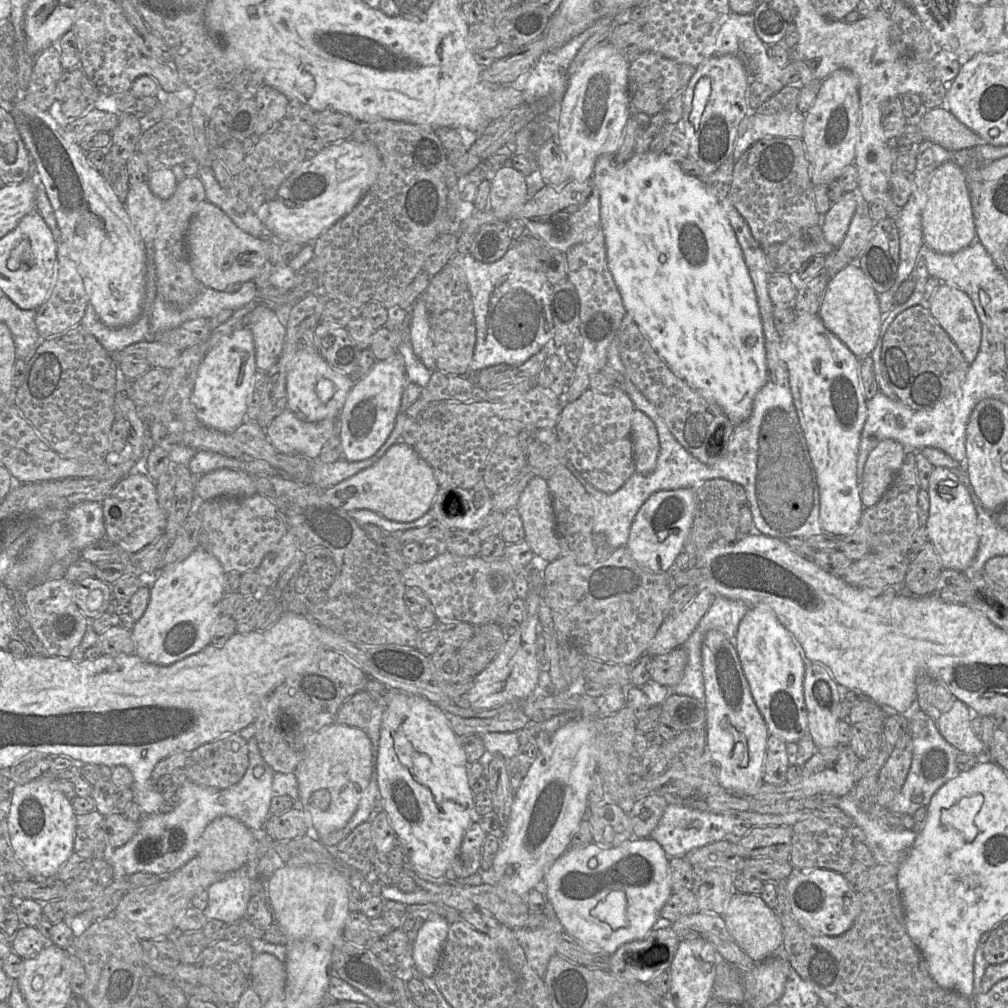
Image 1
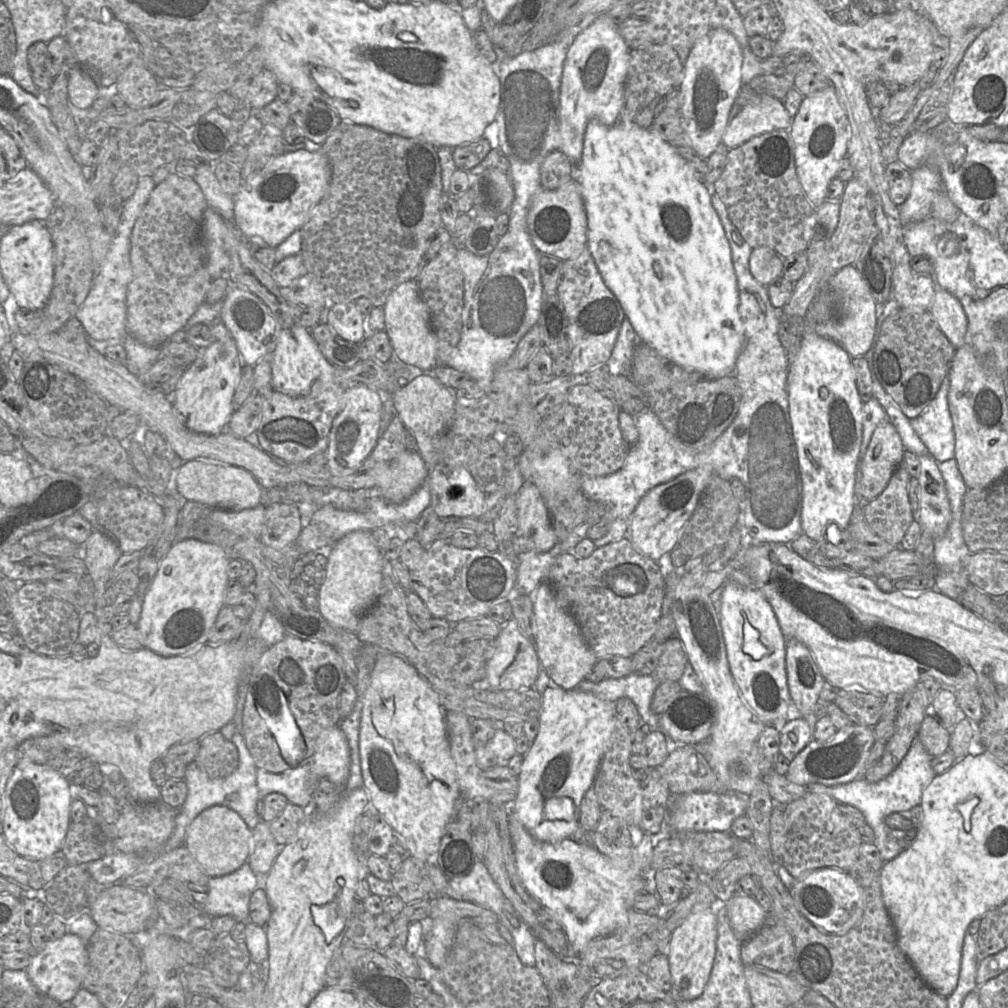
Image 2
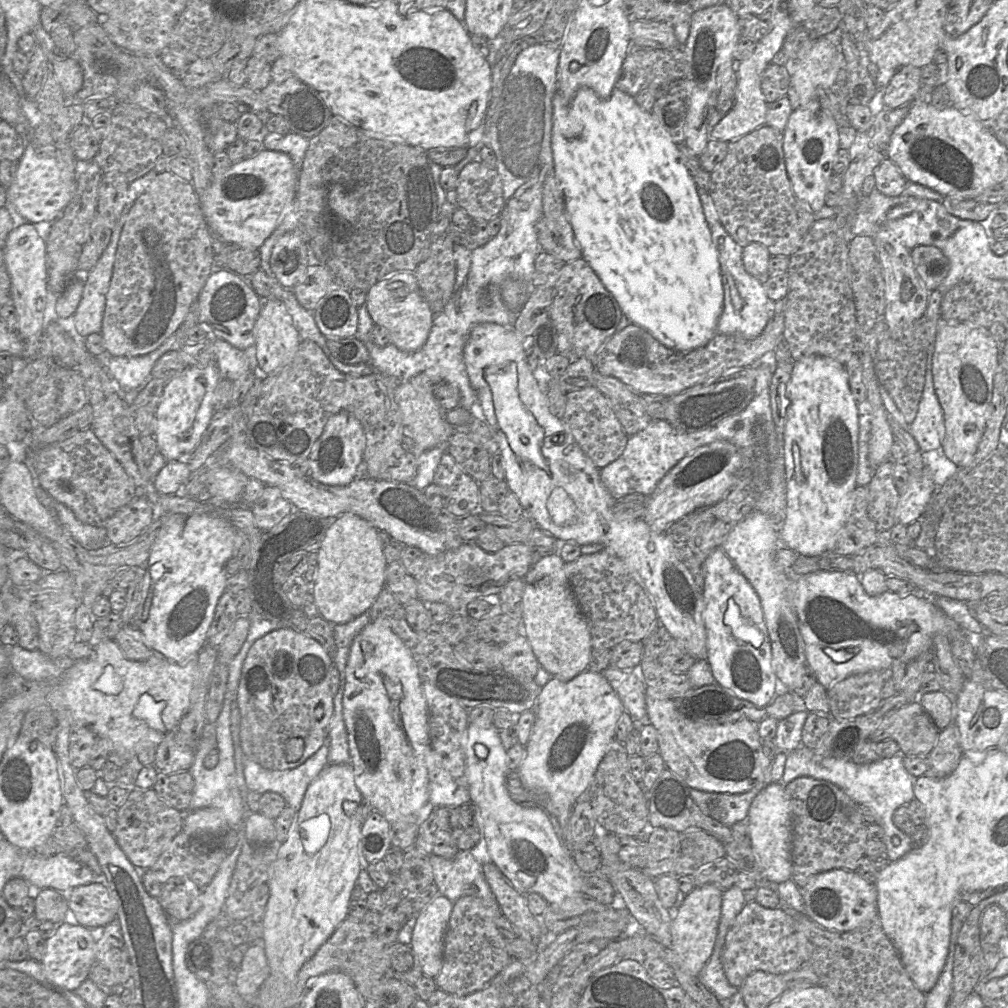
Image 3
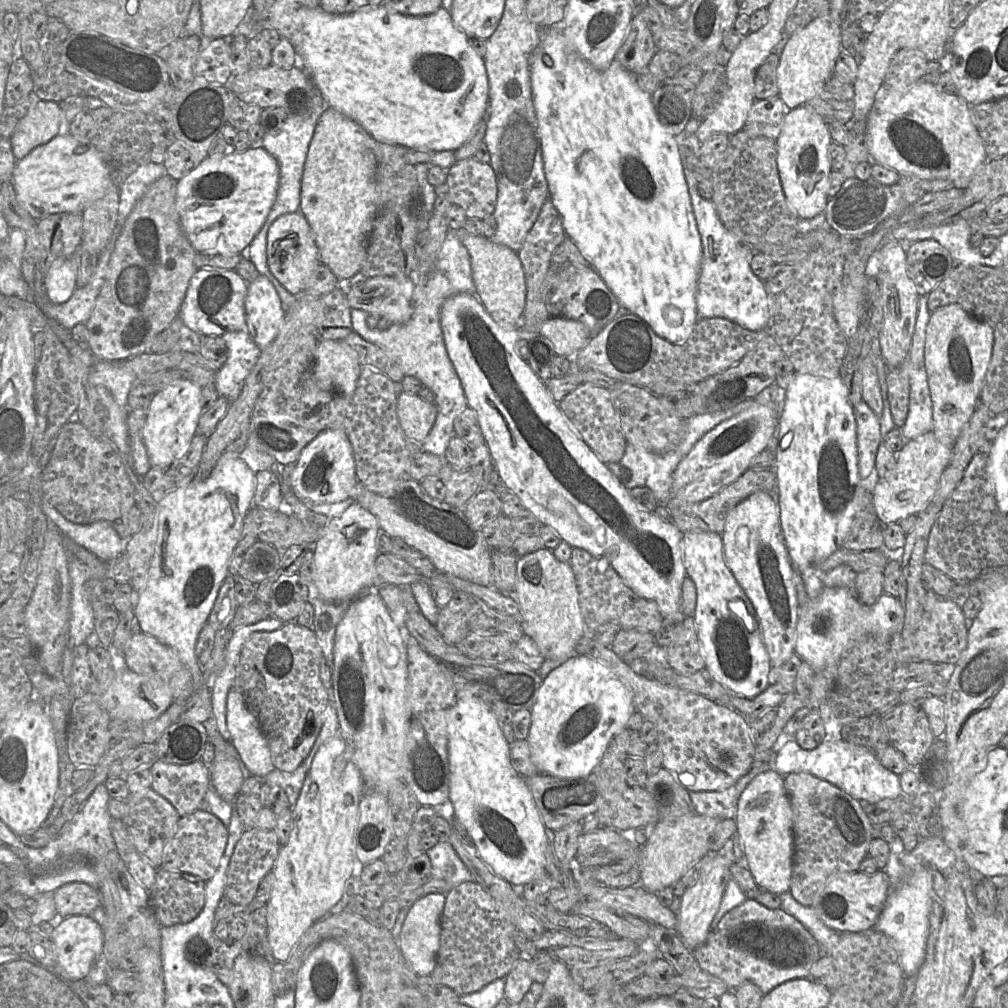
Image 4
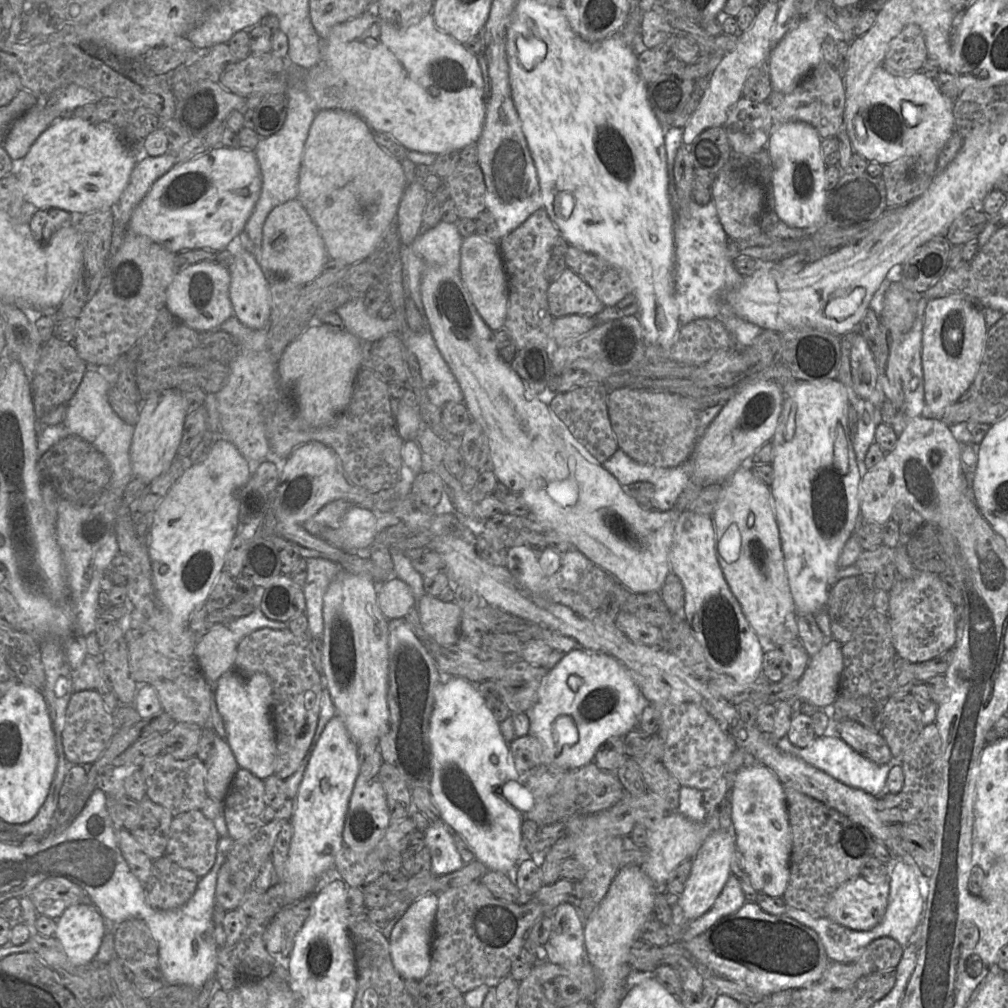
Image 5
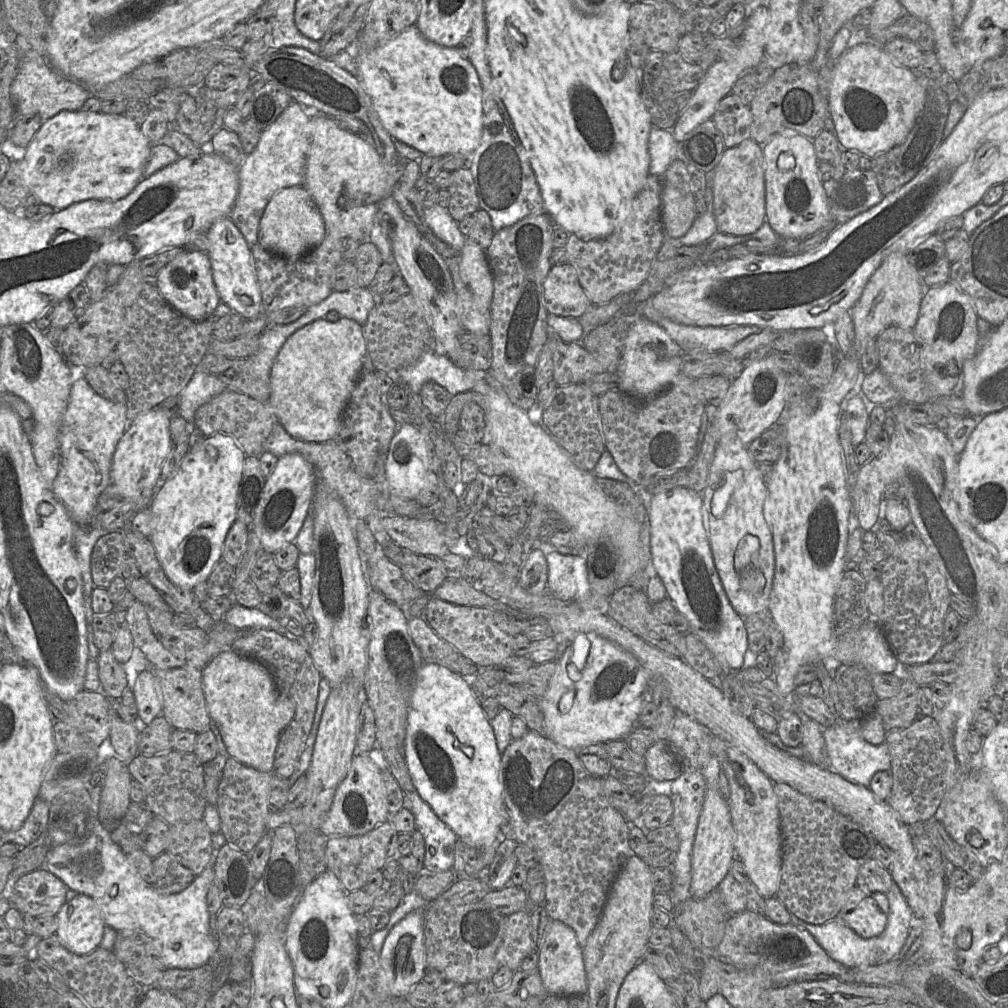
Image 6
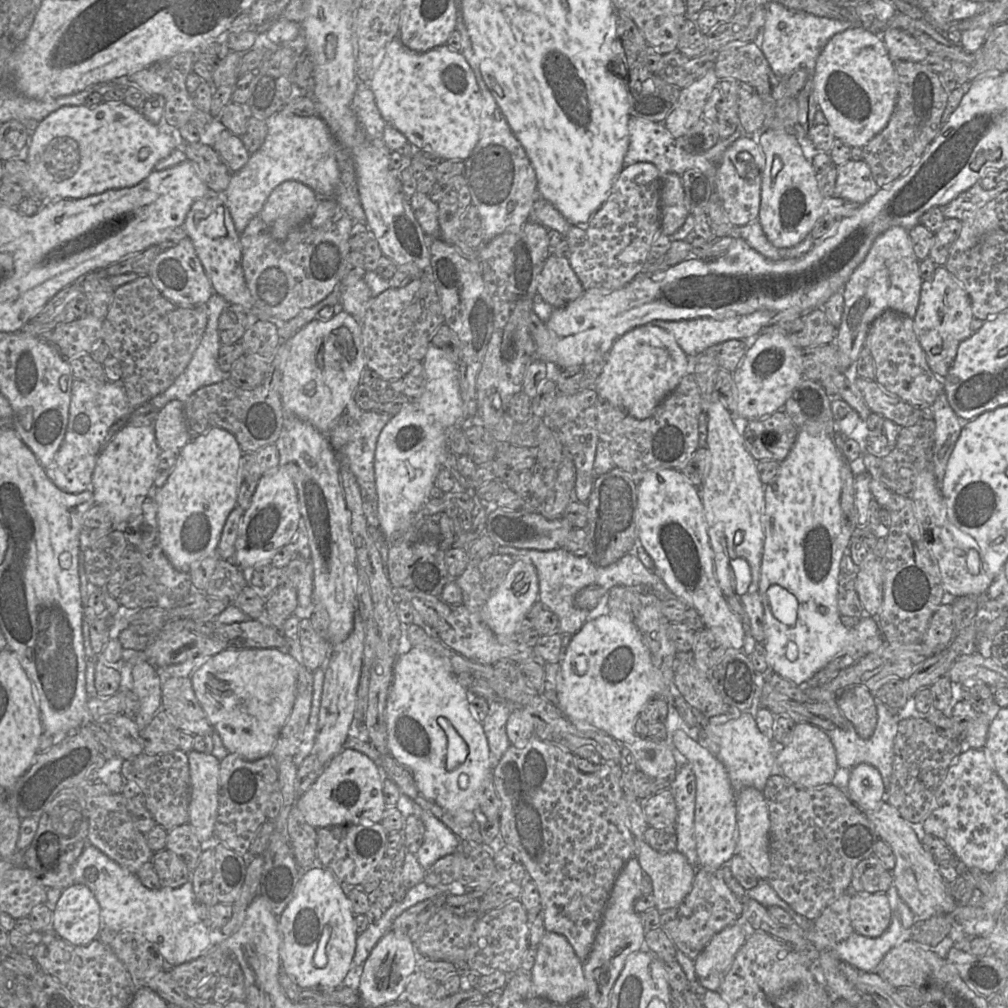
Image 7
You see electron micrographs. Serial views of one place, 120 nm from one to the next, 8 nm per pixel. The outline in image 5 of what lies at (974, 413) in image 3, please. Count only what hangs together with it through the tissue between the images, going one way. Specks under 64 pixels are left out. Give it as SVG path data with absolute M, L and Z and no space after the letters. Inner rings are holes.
M959 295L926 302L922 337L922 366L926 413L941 420L948 407L968 390L979 369L988 326L977 303Z

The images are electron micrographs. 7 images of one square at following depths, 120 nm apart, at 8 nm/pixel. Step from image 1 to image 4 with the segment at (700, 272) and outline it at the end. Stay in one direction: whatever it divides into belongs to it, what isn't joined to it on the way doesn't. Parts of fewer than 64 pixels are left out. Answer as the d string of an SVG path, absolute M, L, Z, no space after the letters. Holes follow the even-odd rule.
M561 25L558 28L540 29L540 42L530 55L530 81L540 131L549 198L562 218L566 236L574 241L582 256L599 274L615 295L621 307L643 319L654 333L664 340L672 344L685 343L698 321L696 291L702 260L702 246L691 208L680 149L675 137L658 121L651 102L651 95L639 87L637 75L626 70L616 58L604 70L592 66L569 45L564 37Z

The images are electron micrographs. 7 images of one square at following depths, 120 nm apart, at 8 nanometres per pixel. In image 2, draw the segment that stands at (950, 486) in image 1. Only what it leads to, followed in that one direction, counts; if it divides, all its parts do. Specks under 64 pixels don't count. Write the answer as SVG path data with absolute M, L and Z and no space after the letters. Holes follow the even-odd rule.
M930 454L918 457L919 523L922 530L936 539L948 529L952 516L951 507L945 481L938 467L939 462Z

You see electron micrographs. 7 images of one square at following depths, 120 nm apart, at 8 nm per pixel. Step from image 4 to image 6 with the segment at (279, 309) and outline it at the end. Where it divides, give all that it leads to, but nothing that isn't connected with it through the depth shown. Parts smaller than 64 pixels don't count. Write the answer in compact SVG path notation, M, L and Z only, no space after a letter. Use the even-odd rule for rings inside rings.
M229 216L214 222L205 235L209 242L207 255L211 262L213 282L221 301L245 320L256 318L262 313L262 296L251 246Z

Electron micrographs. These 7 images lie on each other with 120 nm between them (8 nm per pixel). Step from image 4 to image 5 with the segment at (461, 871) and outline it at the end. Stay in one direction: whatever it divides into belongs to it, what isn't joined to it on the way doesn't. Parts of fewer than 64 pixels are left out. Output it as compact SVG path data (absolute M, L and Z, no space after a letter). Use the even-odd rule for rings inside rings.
M431 822L424 832L425 846L431 856L431 873L442 876L461 869L465 864L456 848L453 832L442 822Z

